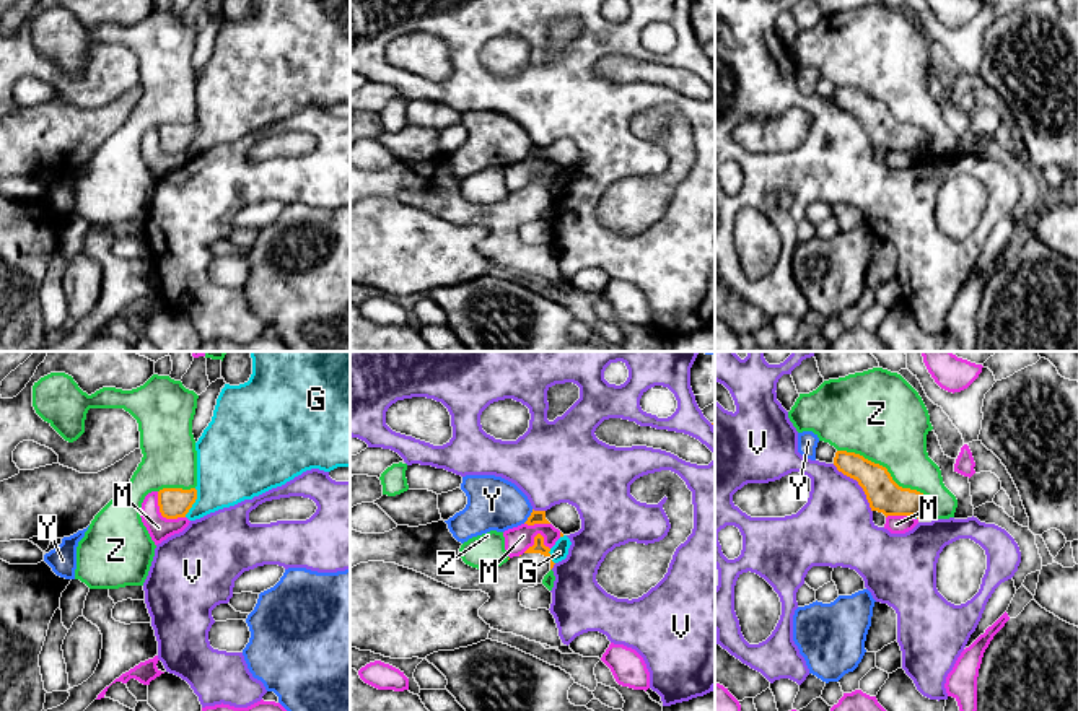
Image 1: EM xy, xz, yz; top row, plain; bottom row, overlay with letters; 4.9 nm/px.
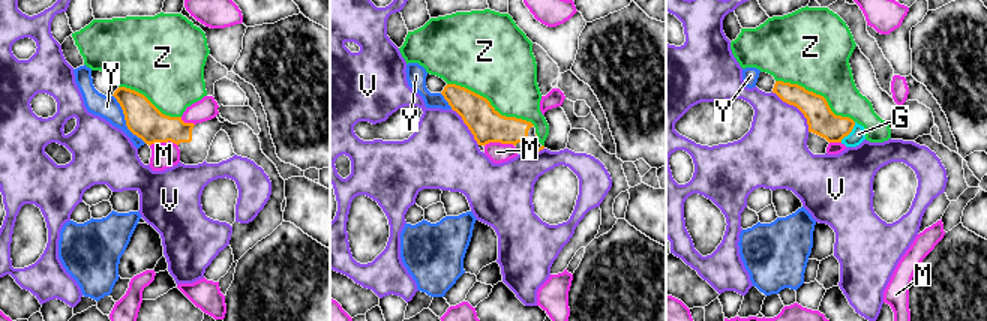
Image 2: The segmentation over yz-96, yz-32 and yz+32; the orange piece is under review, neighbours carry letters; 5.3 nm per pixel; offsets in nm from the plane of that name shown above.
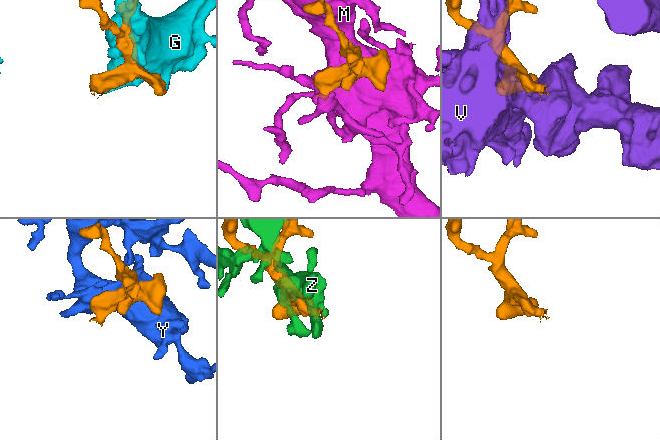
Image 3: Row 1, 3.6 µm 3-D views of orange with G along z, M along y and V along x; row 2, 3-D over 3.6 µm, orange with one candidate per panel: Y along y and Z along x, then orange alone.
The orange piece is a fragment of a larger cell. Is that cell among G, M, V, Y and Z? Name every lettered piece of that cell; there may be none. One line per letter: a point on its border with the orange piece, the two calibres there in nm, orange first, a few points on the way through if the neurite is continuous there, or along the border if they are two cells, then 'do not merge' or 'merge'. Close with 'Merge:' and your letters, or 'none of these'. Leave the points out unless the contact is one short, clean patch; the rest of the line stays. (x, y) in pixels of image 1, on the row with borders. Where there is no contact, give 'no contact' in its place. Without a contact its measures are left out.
G: contact xy (194, 501); calibres 150 and 340 nm; do not merge
M: contact xy (162, 514); calibres 150 and 120 nm; border xy (157, 492), (158, 511), (163, 516), (184, 518); do not merge
V: contact yz (858, 484); calibres 170 and 380 nm; do not merge
Y: contact xz (530, 516); calibres 60 and 260 nm; border xz (533, 510), (523, 523); do not merge
Z: contact yz (888, 472); calibres 170 and 420 nm; do not merge
Merge: none of these

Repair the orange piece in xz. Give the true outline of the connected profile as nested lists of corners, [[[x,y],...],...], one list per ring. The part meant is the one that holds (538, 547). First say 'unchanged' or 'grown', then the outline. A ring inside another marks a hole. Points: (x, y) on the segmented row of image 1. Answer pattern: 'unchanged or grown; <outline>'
grown; [[[445,521],[418,527],[397,526],[384,534],[350,529],[350,568],[368,561],[396,563],[453,589],[482,591],[490,599],[479,608],[479,617],[490,628],[573,654],[570,646],[562,644],[550,610],[531,610],[519,602],[519,592],[542,584],[555,565],[541,534],[523,555],[487,569],[466,565],[459,553],[461,545]]]

